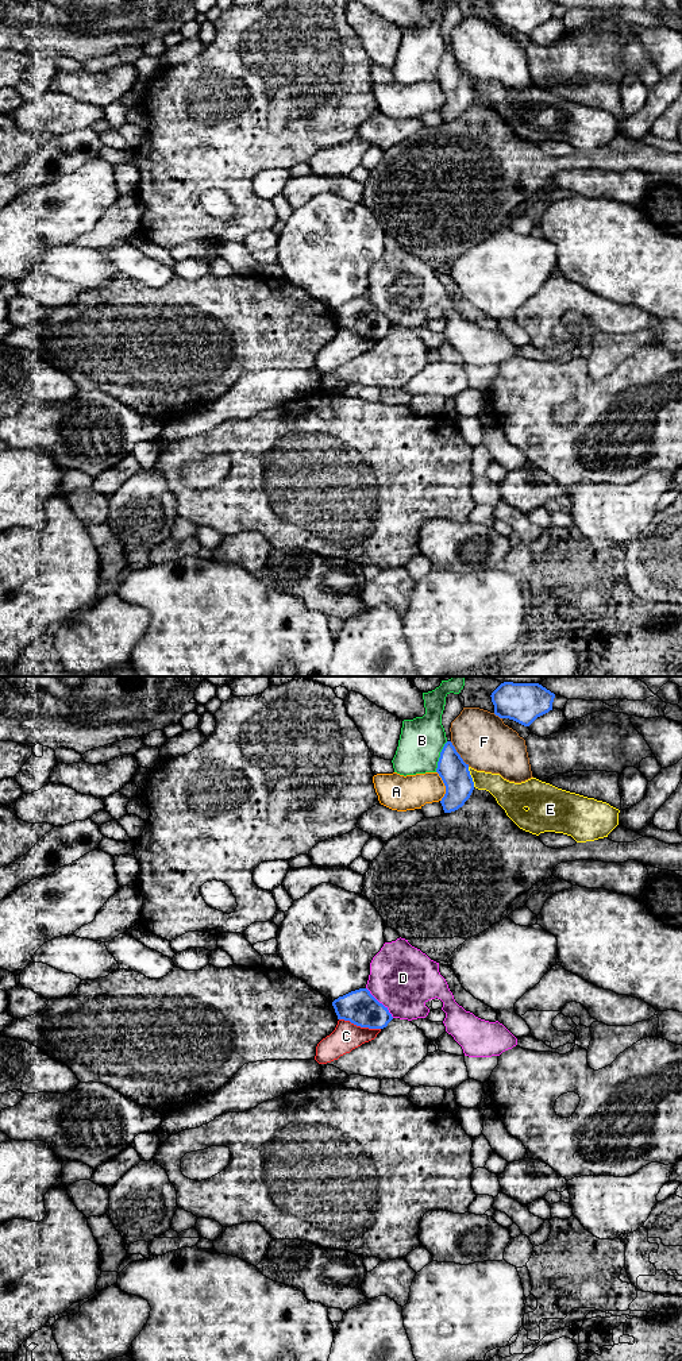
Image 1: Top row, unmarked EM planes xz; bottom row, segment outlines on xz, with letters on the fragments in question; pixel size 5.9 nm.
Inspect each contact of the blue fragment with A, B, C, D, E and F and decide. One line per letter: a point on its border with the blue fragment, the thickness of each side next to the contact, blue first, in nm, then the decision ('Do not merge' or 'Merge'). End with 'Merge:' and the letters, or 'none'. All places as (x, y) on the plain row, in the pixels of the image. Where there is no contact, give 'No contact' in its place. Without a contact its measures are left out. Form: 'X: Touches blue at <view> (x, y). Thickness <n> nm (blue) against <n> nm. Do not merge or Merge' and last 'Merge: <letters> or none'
A: Touches blue at xz (444, 93). Thickness 170 nm (blue) against 200 nm. Do not merge
B: Touches blue at xz (440, 65). Thickness 170 nm (blue) against 260 nm. Do not merge
C: Touches blue at xz (359, 334). Thickness 200 nm (blue) against 160 nm. Do not merge
D: Touches blue at xz (378, 311). Thickness 200 nm (blue) against 380 nm. Do not merge
E: Touches blue at xz (470, 85). Thickness 170 nm (blue) against 160 nm. Do not merge
F: Touches blue at xz (458, 62). Thickness 170 nm (blue) against 320 nm. Do not merge
Merge: none

